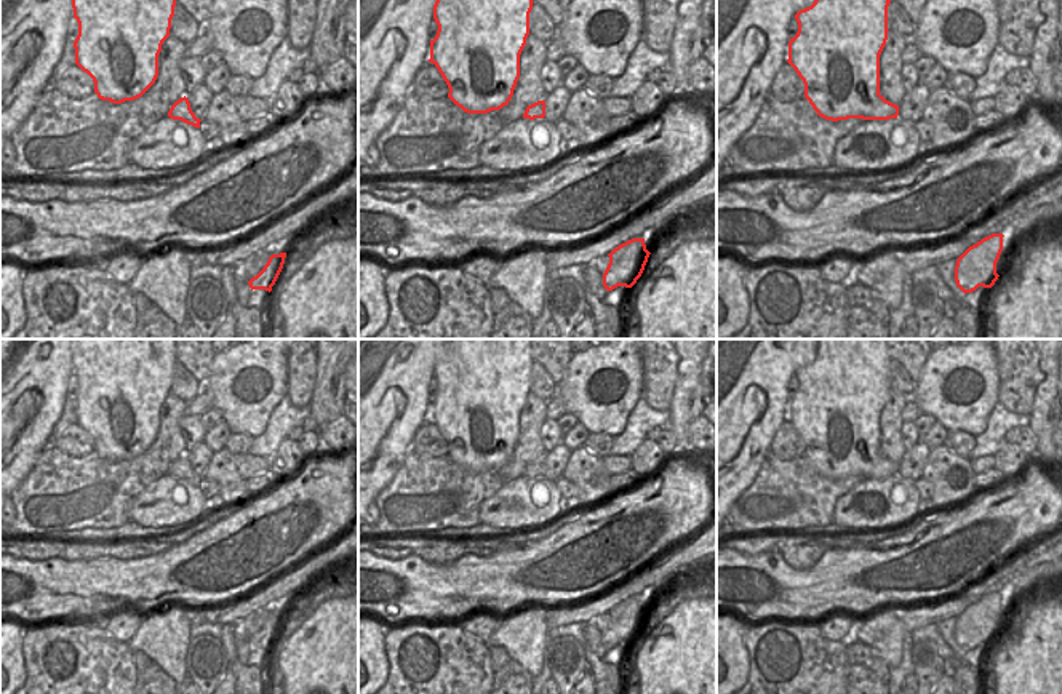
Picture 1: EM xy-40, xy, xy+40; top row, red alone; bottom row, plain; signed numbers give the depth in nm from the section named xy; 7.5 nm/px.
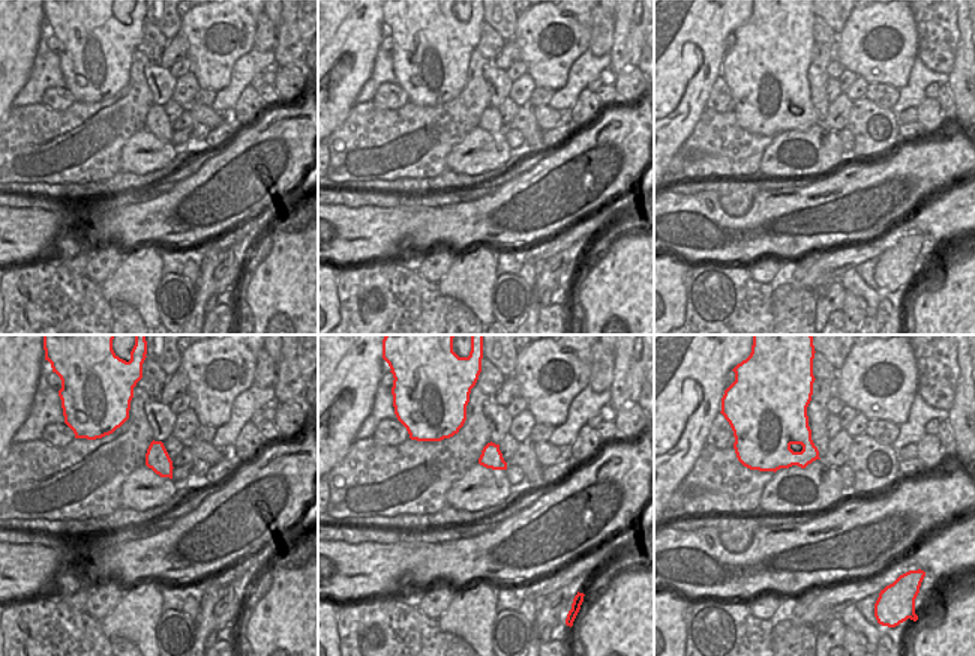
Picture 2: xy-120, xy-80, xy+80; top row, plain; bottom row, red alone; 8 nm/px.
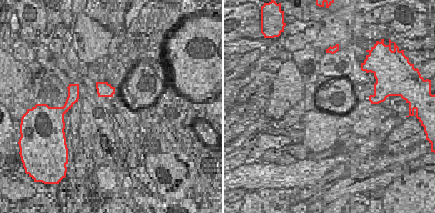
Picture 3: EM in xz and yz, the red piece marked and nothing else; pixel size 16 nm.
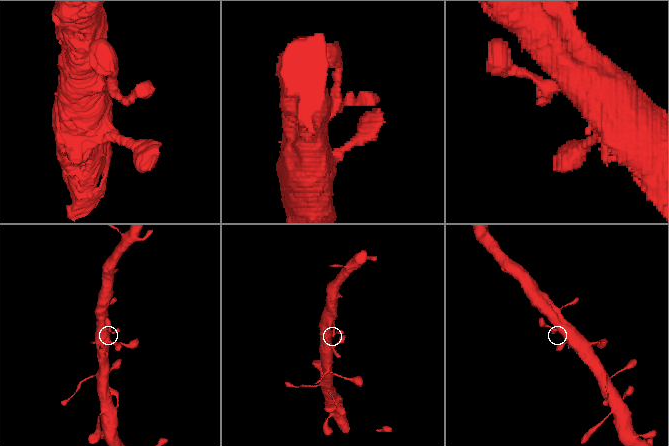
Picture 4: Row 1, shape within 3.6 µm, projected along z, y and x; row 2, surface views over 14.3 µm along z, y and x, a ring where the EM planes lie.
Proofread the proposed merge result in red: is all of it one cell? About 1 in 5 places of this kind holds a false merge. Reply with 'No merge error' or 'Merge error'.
No merge error.

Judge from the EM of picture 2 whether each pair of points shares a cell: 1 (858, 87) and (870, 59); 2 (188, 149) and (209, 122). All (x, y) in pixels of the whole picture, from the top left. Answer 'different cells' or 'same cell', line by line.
1: different cells
2: same cell

